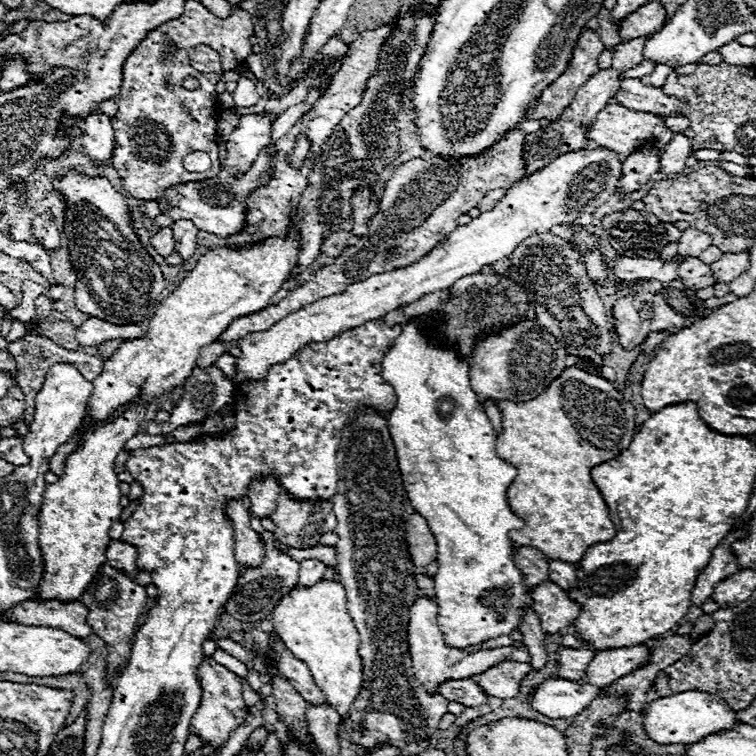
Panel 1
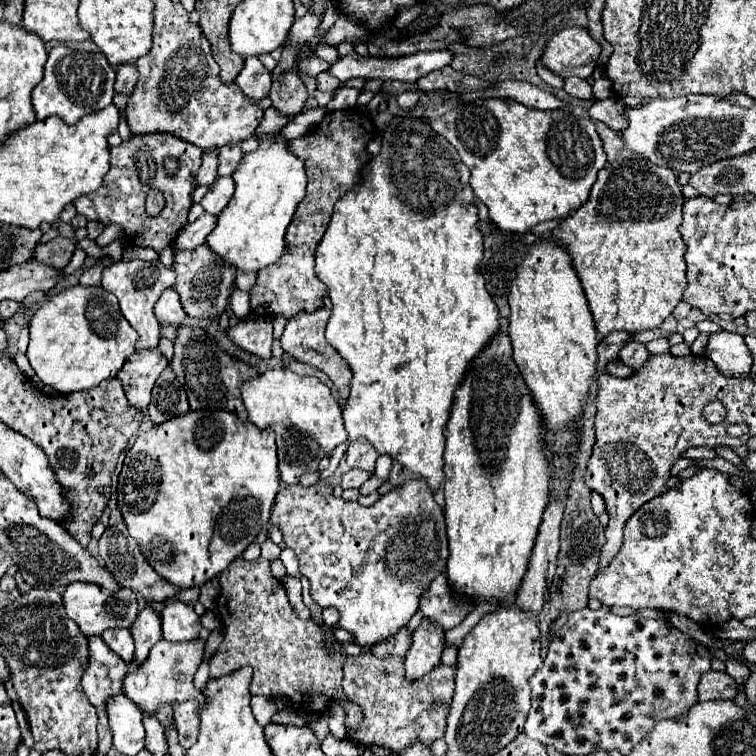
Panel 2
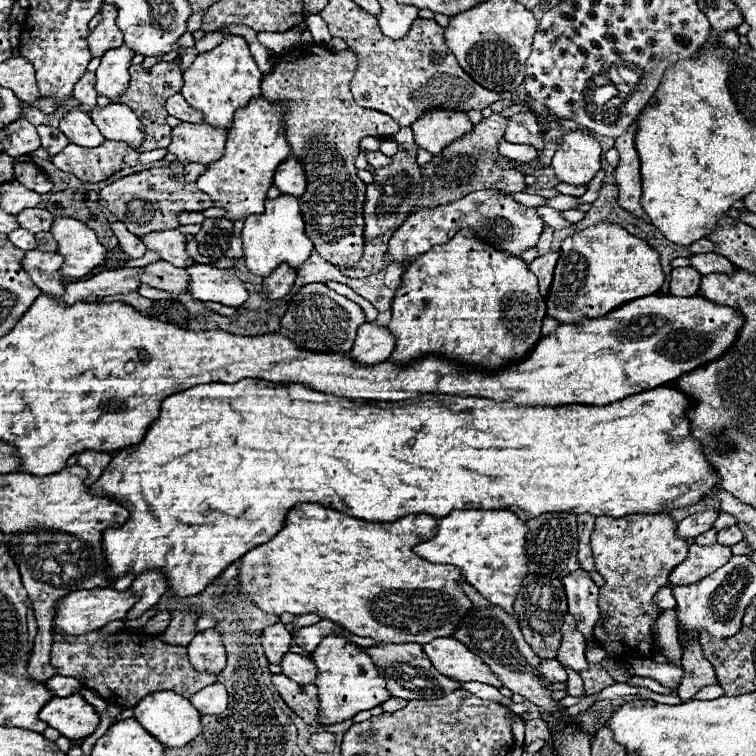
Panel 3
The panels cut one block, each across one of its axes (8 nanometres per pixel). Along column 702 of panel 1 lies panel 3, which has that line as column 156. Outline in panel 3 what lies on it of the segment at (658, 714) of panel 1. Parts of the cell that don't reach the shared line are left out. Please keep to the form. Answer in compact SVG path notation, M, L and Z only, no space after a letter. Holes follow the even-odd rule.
M152 692L134 706L134 718L166 748L182 748L202 732L202 714L192 702L176 692Z

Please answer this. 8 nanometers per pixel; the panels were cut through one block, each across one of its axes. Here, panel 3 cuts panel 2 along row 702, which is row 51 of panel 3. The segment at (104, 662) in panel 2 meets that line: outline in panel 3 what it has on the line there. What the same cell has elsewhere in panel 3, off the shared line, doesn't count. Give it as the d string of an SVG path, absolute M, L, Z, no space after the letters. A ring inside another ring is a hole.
M102 4L100 14L102 14L102 20L98 22L98 26L88 36L92 56L96 56L96 58L100 58L106 50L112 50L114 46L124 44L124 34L116 26L116 8Z

